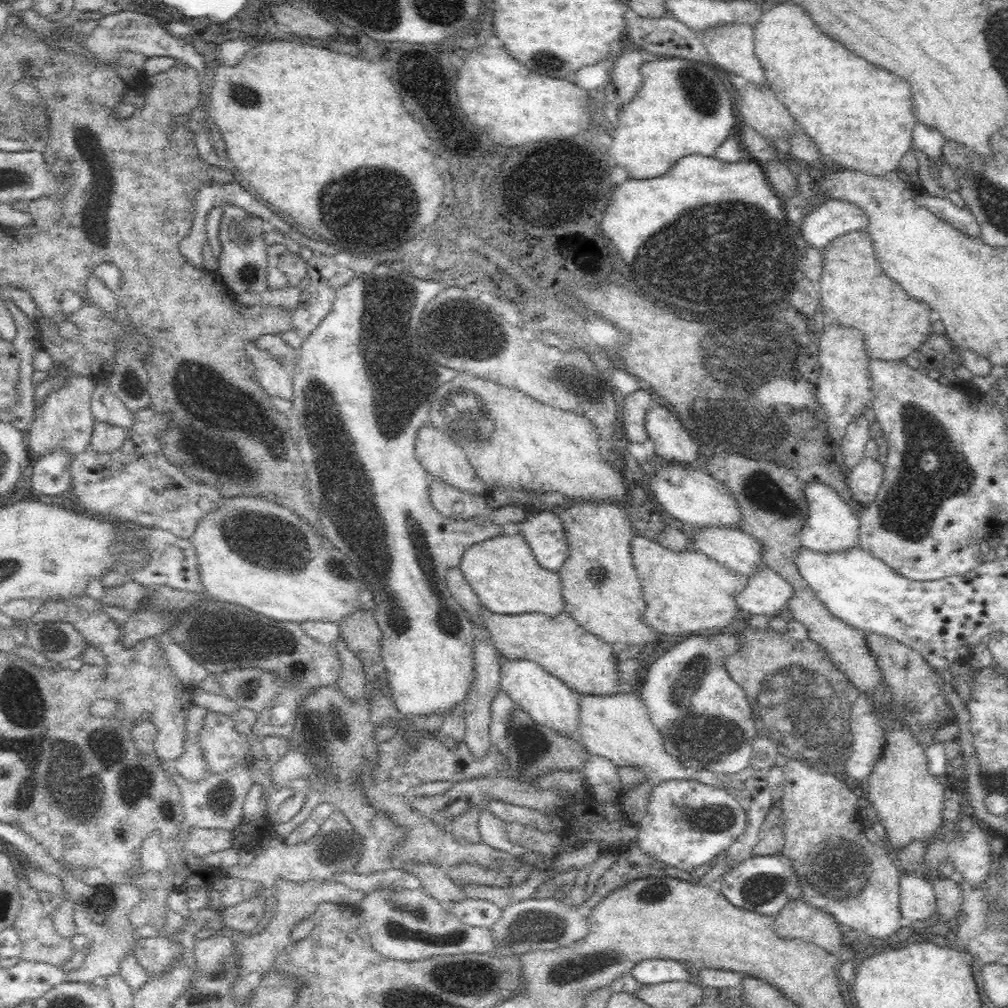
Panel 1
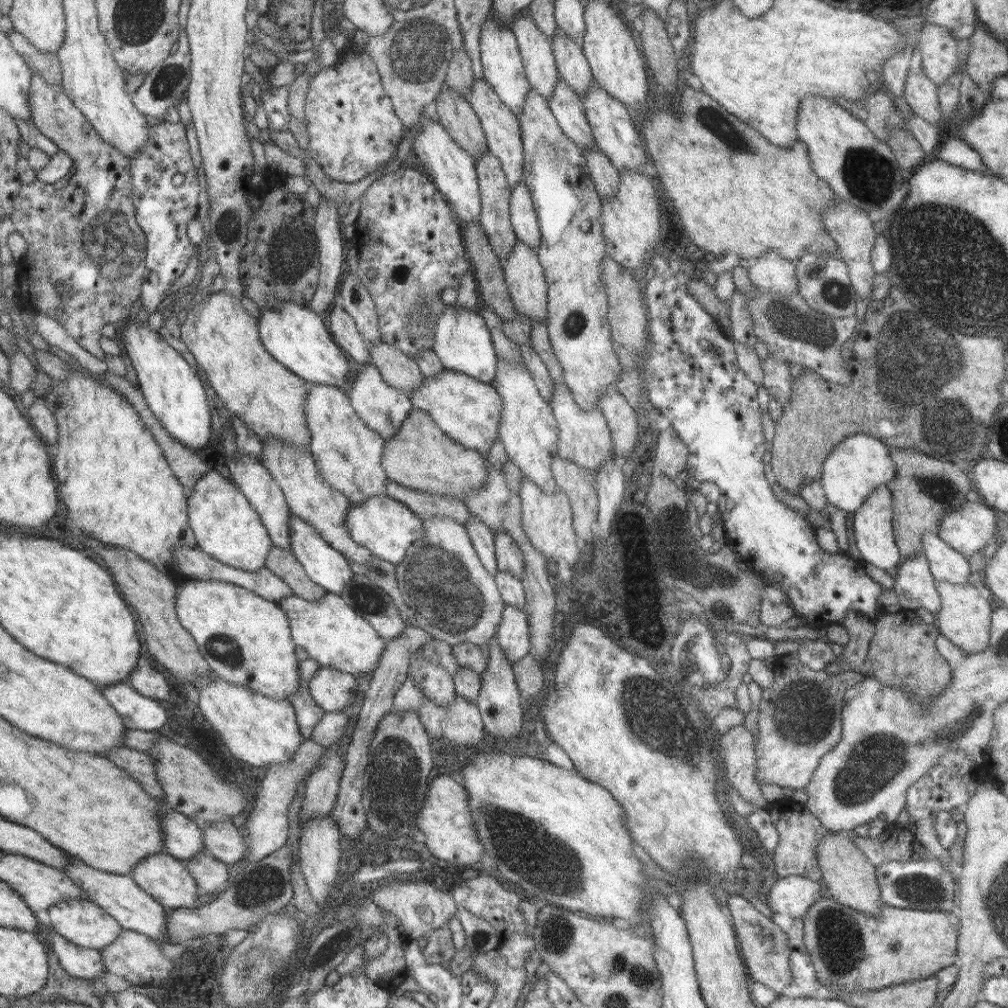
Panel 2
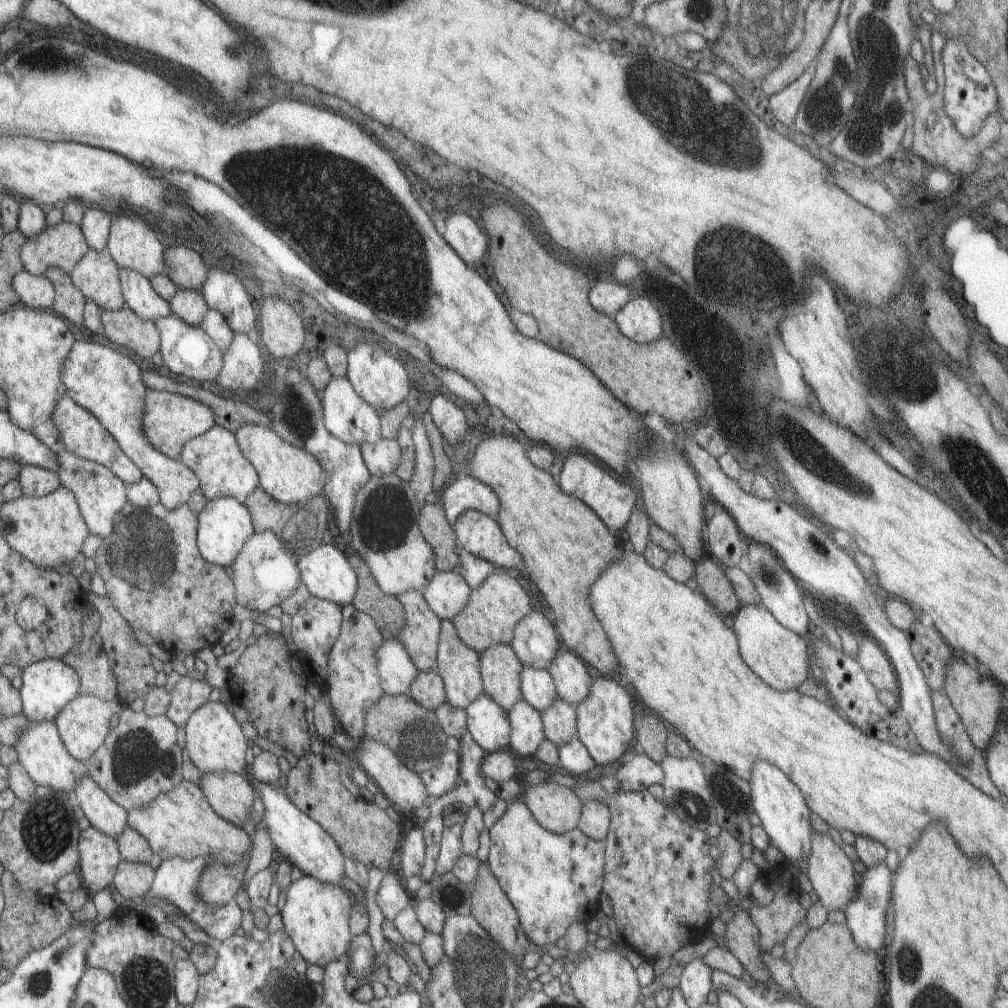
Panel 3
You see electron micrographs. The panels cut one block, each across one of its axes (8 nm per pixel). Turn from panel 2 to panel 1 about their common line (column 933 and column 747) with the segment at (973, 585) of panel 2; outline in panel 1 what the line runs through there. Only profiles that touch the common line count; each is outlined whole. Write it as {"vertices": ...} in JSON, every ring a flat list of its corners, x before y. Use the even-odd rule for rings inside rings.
{"vertices":[[634,534,630,540,630,554,644,588,644,600,648,604,642,620,662,632,664,638,686,638,688,634,696,632,714,634,718,628,724,628,726,632,736,624,746,624,744,620,748,614,736,604,738,592,742,592,748,582,744,576,720,566,704,552,692,548,686,552,676,552]]}

